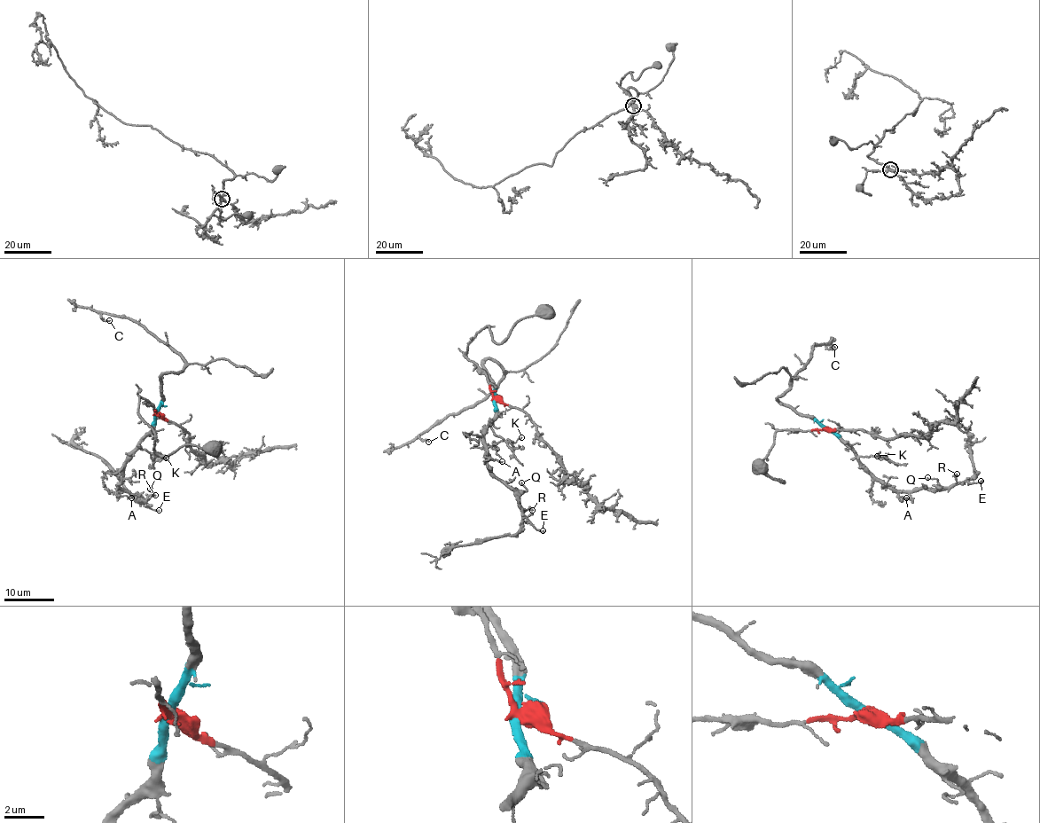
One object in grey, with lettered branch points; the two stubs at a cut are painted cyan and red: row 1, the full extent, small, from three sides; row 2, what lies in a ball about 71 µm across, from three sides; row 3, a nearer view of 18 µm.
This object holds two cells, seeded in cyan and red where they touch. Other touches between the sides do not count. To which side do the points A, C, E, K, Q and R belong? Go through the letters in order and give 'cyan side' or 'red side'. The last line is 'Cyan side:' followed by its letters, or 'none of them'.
A: cyan side
C: cyan side
E: cyan side
K: cyan side
Q: cyan side
R: cyan side
Cyan side: A, C, E, K, Q, R

